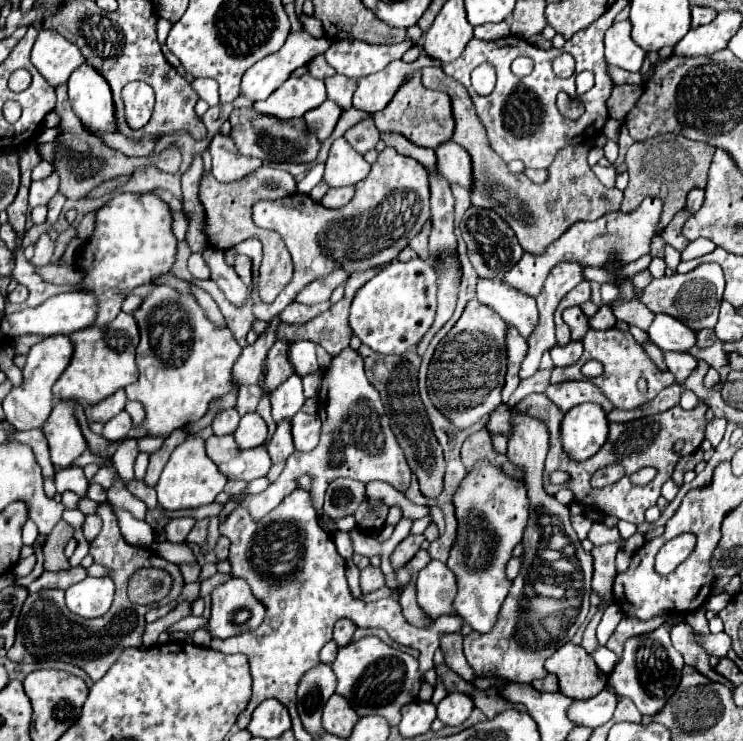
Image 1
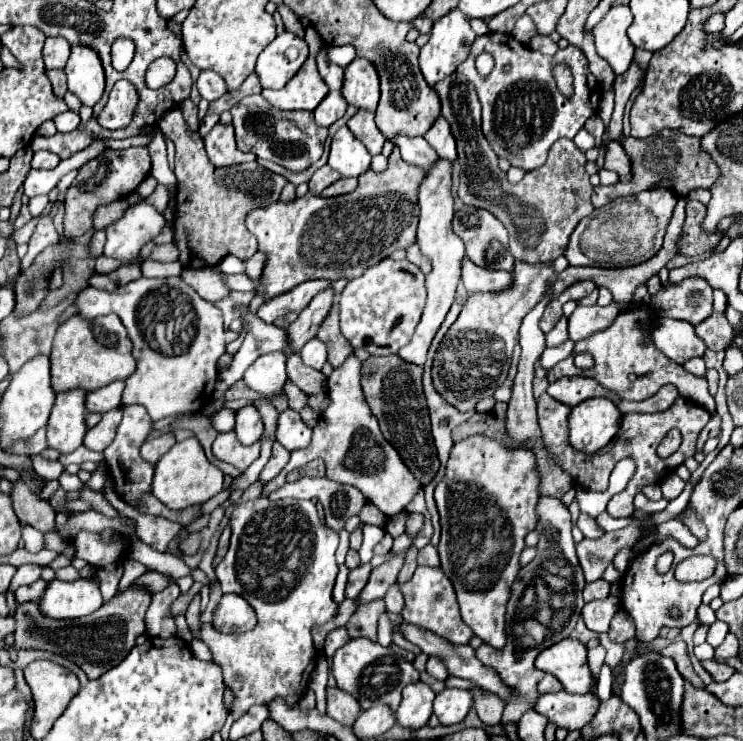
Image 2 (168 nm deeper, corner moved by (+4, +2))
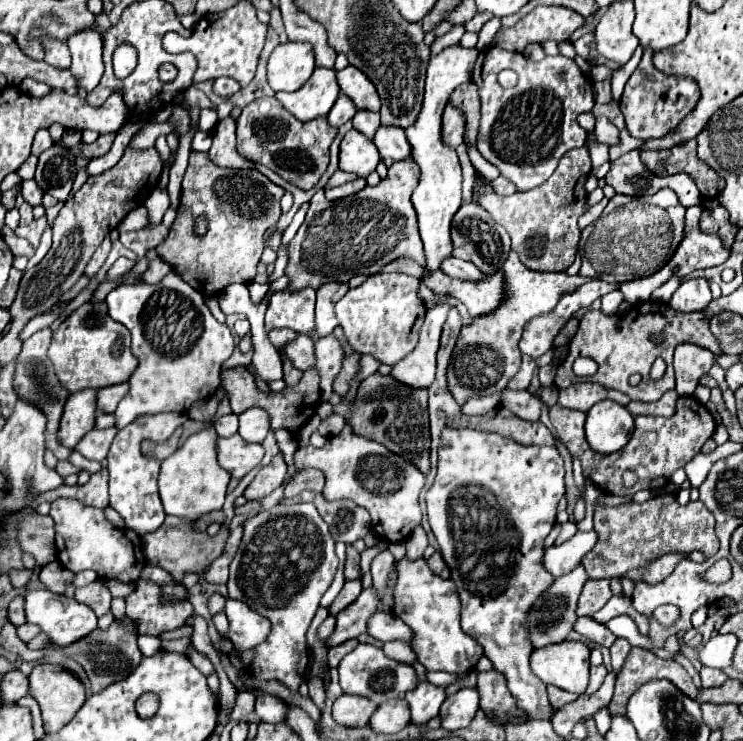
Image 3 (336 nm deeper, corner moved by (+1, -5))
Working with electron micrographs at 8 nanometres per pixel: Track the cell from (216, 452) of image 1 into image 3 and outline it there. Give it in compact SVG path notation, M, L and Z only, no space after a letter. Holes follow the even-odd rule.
M238 433L232 437L218 437L218 461L234 477L242 479L264 457L264 447L256 443L246 443Z

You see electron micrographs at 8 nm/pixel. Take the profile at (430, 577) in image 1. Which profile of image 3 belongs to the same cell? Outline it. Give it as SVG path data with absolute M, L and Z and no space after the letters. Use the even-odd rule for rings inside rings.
M424 557L416 561L402 559L396 563L392 613L412 629L410 647L428 671L464 675L466 671L472 671L482 657L482 647L460 629L460 599L456 585L450 579L444 581L434 575Z

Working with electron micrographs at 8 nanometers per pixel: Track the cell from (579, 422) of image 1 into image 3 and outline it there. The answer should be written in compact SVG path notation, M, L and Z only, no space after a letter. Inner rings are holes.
M600 401L588 411L586 439L598 453L620 451L634 431L634 417L614 401Z

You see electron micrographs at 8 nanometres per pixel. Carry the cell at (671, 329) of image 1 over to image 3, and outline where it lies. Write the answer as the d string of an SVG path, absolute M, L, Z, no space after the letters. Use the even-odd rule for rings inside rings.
M680 343L674 351L676 393L692 395L698 385L698 379L710 371L712 363L714 363L712 351L694 343Z

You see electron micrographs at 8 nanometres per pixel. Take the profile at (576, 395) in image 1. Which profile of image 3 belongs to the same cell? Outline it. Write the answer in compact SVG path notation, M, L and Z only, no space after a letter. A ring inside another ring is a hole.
M574 383L560 391L558 405L566 407L566 409L576 409L576 411L590 411L592 405L596 405L598 401L604 401L604 399L612 399L620 405L630 403L628 395L618 393L618 391L608 391L598 383Z

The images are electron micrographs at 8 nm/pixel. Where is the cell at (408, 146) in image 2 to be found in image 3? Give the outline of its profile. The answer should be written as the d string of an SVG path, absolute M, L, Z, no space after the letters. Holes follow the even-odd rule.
M380 125L374 135L374 145L378 147L382 159L390 157L394 161L402 161L410 157L410 147L406 143L406 135L402 127Z

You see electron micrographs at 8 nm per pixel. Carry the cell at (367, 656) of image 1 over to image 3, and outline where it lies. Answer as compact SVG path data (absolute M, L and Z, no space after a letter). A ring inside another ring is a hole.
M362 643L340 661L338 673L340 673L340 687L344 689L344 693L374 699L374 703L378 703L378 705L388 699L402 699L406 691L410 691L418 685L416 671L410 665L388 659L382 649L378 649L374 645L362 645Z

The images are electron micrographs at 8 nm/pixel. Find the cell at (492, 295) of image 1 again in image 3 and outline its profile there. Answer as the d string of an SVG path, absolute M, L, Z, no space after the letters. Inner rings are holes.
M448 257L440 263L440 271L450 275L450 277L456 277L456 279L462 279L462 281L480 281L484 279L486 275L482 271L478 271L472 263L466 263L462 259L456 259L456 257Z

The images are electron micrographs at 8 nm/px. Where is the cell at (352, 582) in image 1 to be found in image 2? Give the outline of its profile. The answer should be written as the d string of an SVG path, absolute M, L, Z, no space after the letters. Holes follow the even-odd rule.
M345 564L339 566L339 572L333 589L333 599L338 603L341 603L345 599L345 588L349 572L350 570L345 566Z

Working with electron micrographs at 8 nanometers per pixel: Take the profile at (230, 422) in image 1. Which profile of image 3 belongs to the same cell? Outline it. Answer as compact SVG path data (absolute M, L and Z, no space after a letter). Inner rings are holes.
M230 413L230 415L226 415L226 417L216 419L214 429L216 429L216 433L218 433L220 437L230 437L230 435L234 435L234 433L238 431L238 415Z

